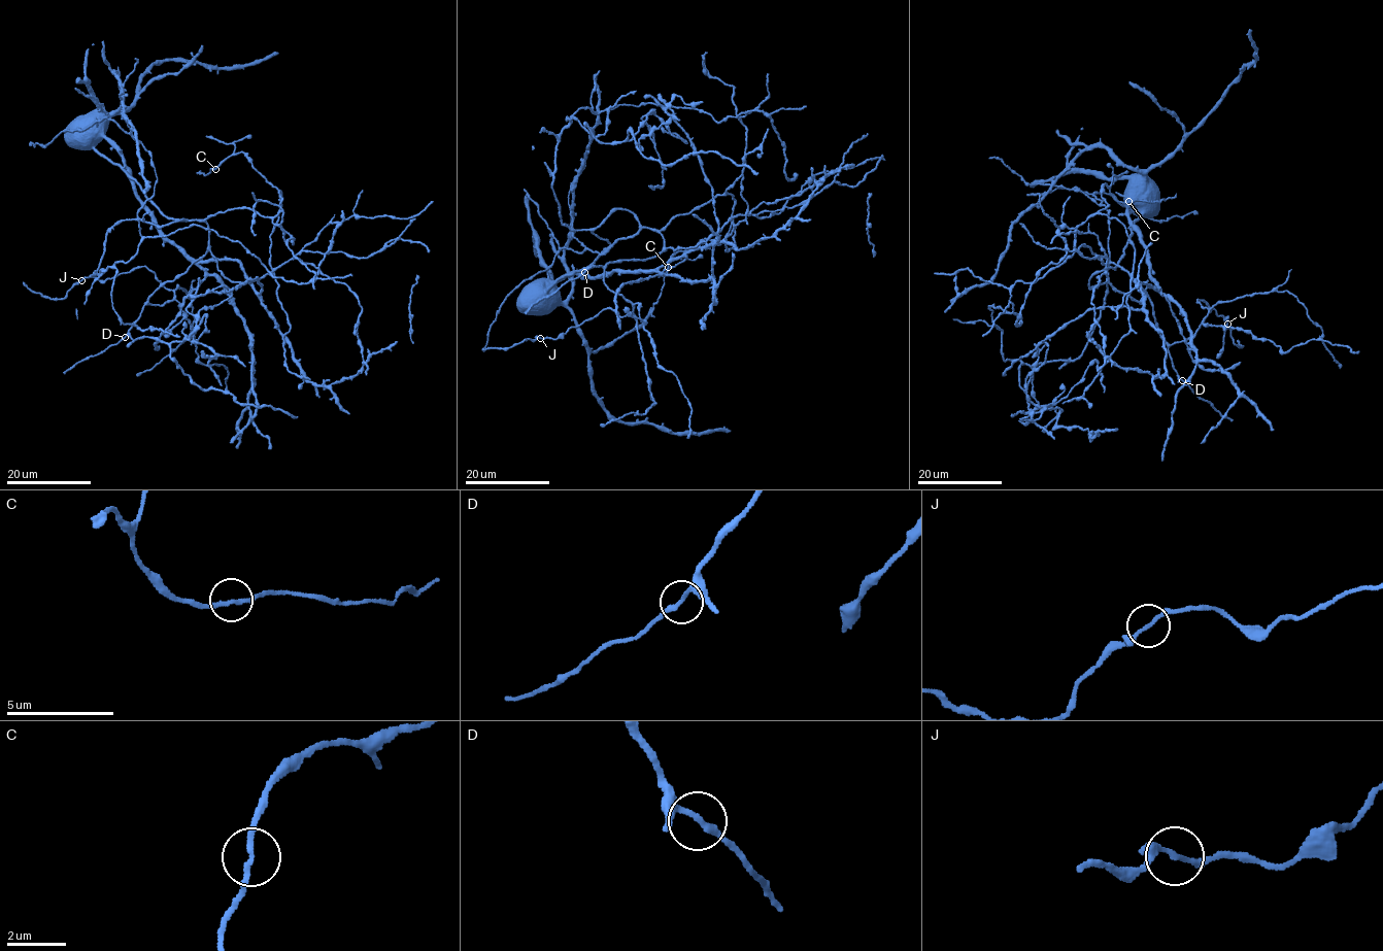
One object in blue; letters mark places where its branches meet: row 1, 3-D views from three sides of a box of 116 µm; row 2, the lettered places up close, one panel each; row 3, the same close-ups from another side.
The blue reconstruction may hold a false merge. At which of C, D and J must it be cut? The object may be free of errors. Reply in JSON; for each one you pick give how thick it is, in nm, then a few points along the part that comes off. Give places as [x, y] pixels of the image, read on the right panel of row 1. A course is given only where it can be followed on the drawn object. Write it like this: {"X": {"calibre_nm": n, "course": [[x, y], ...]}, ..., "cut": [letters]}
{"cut": []}

